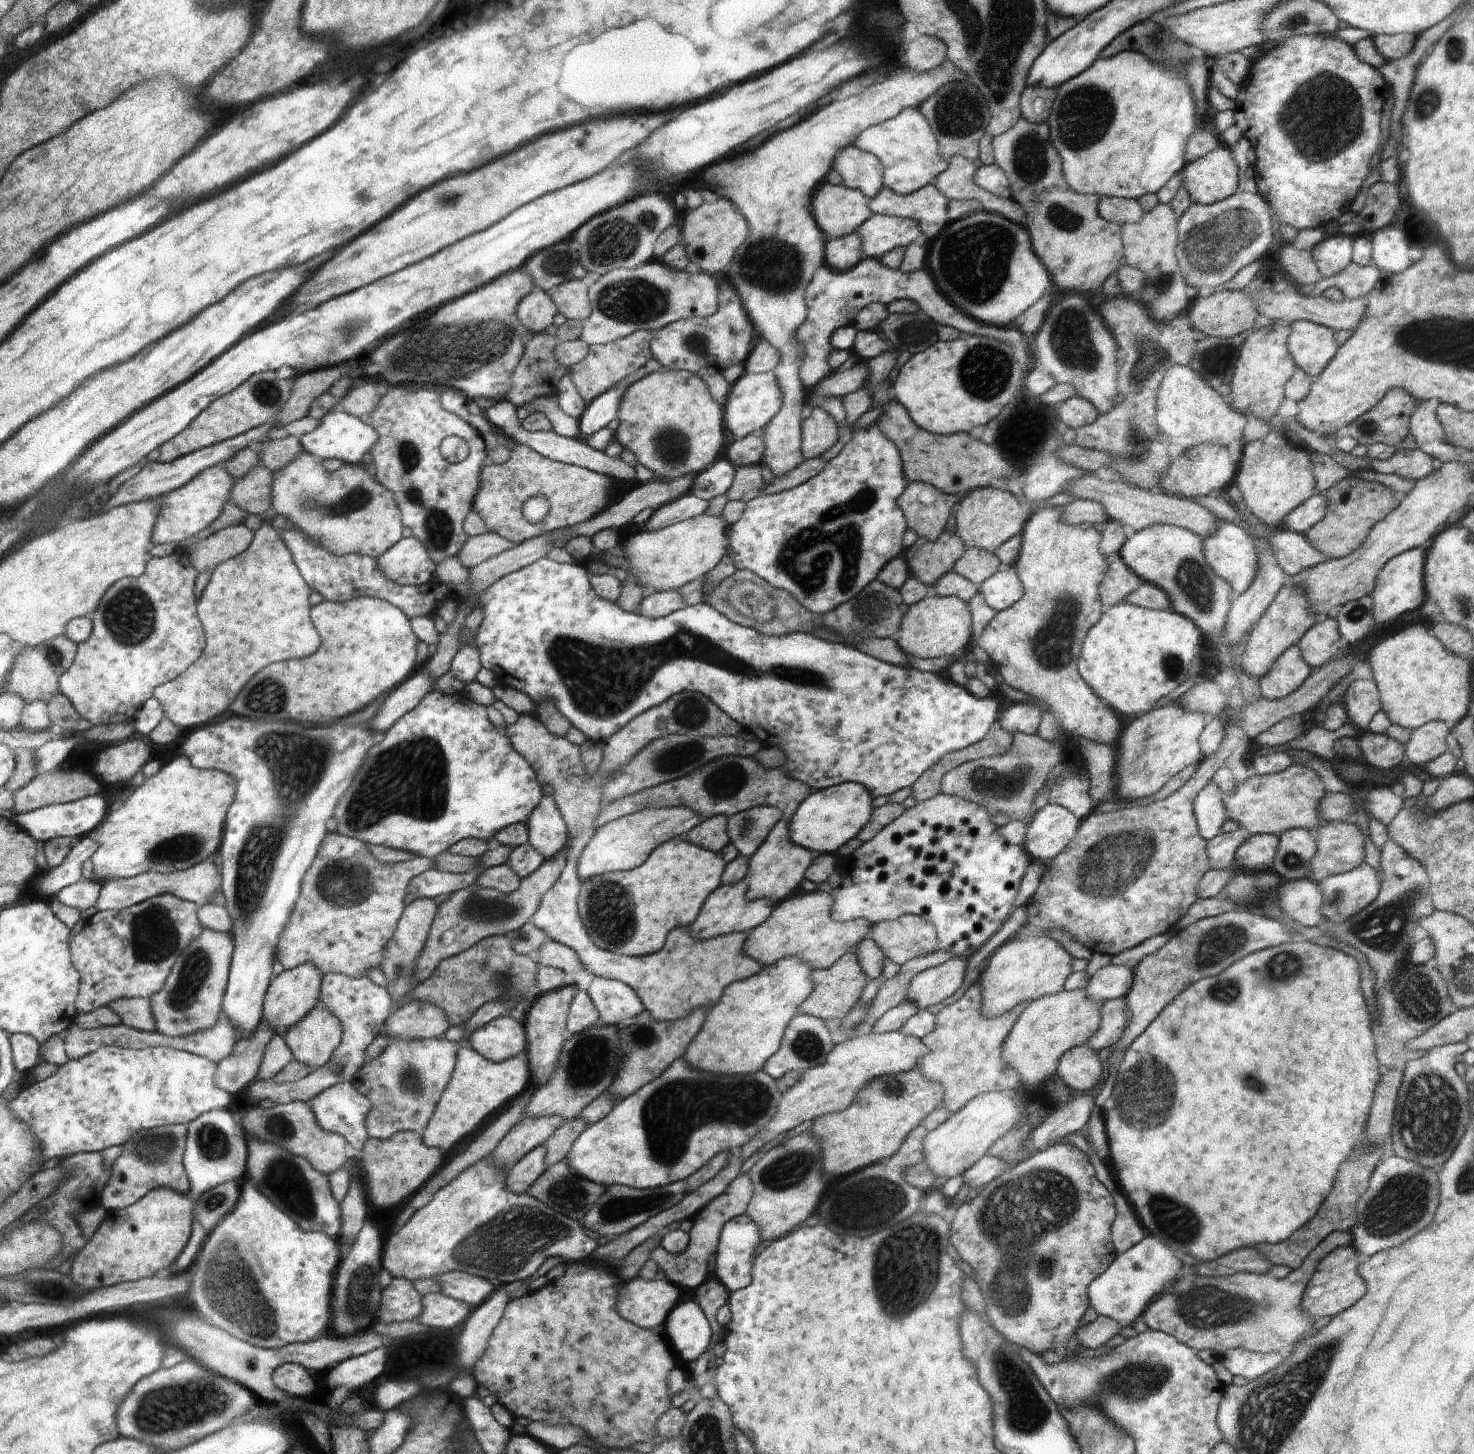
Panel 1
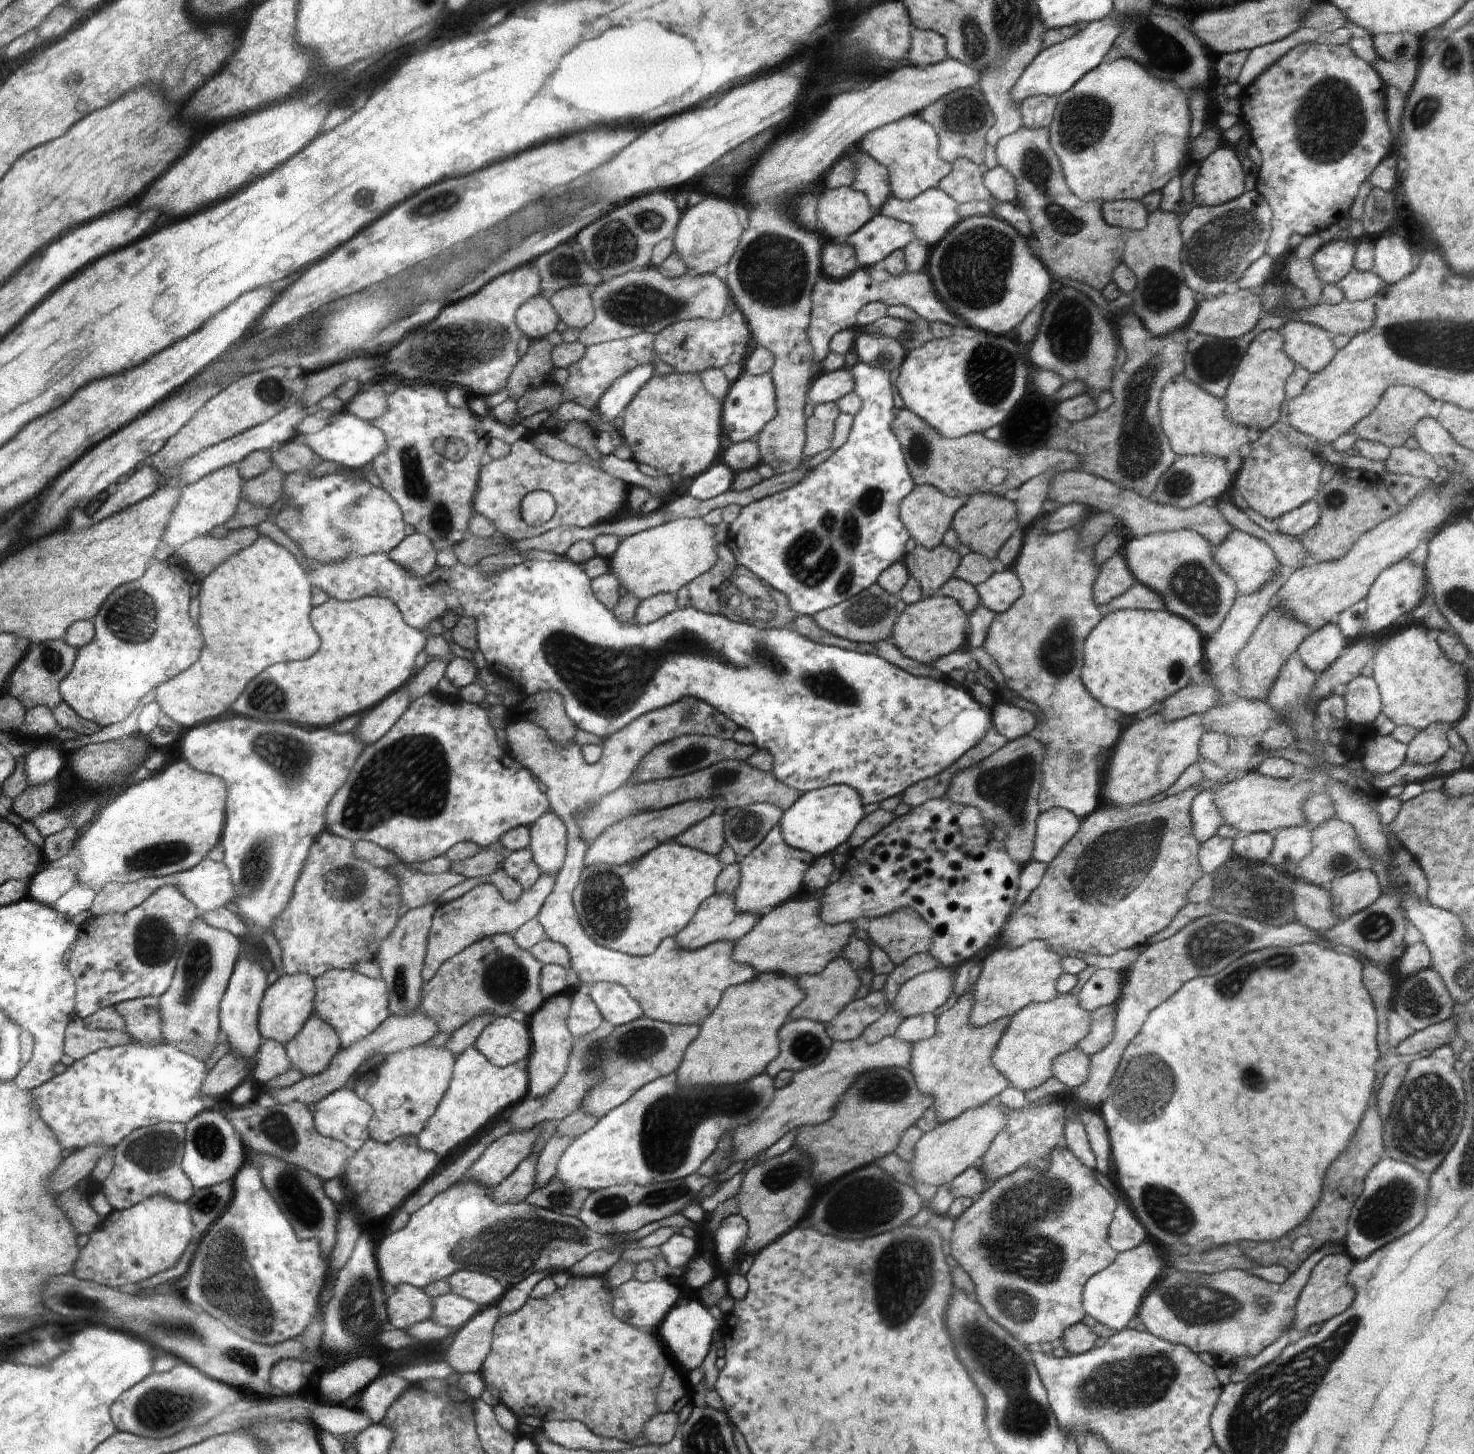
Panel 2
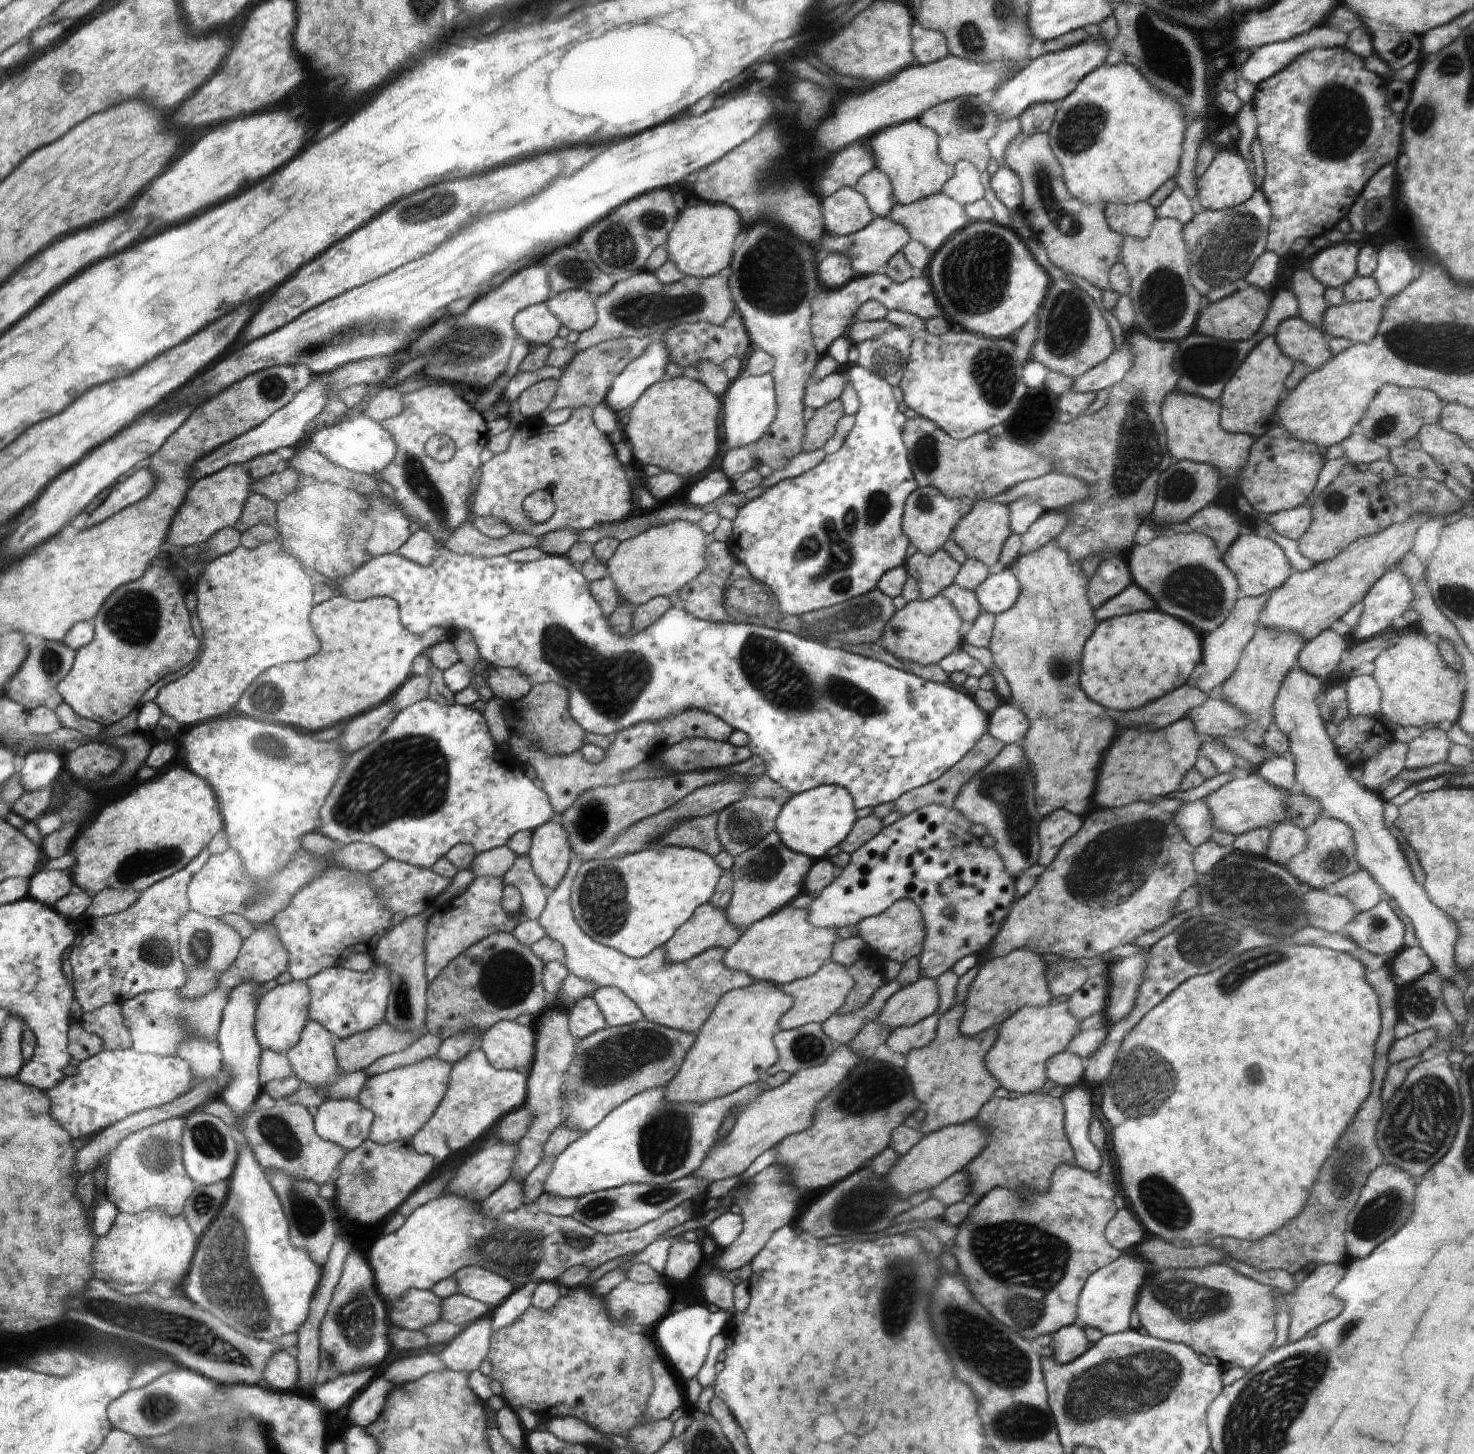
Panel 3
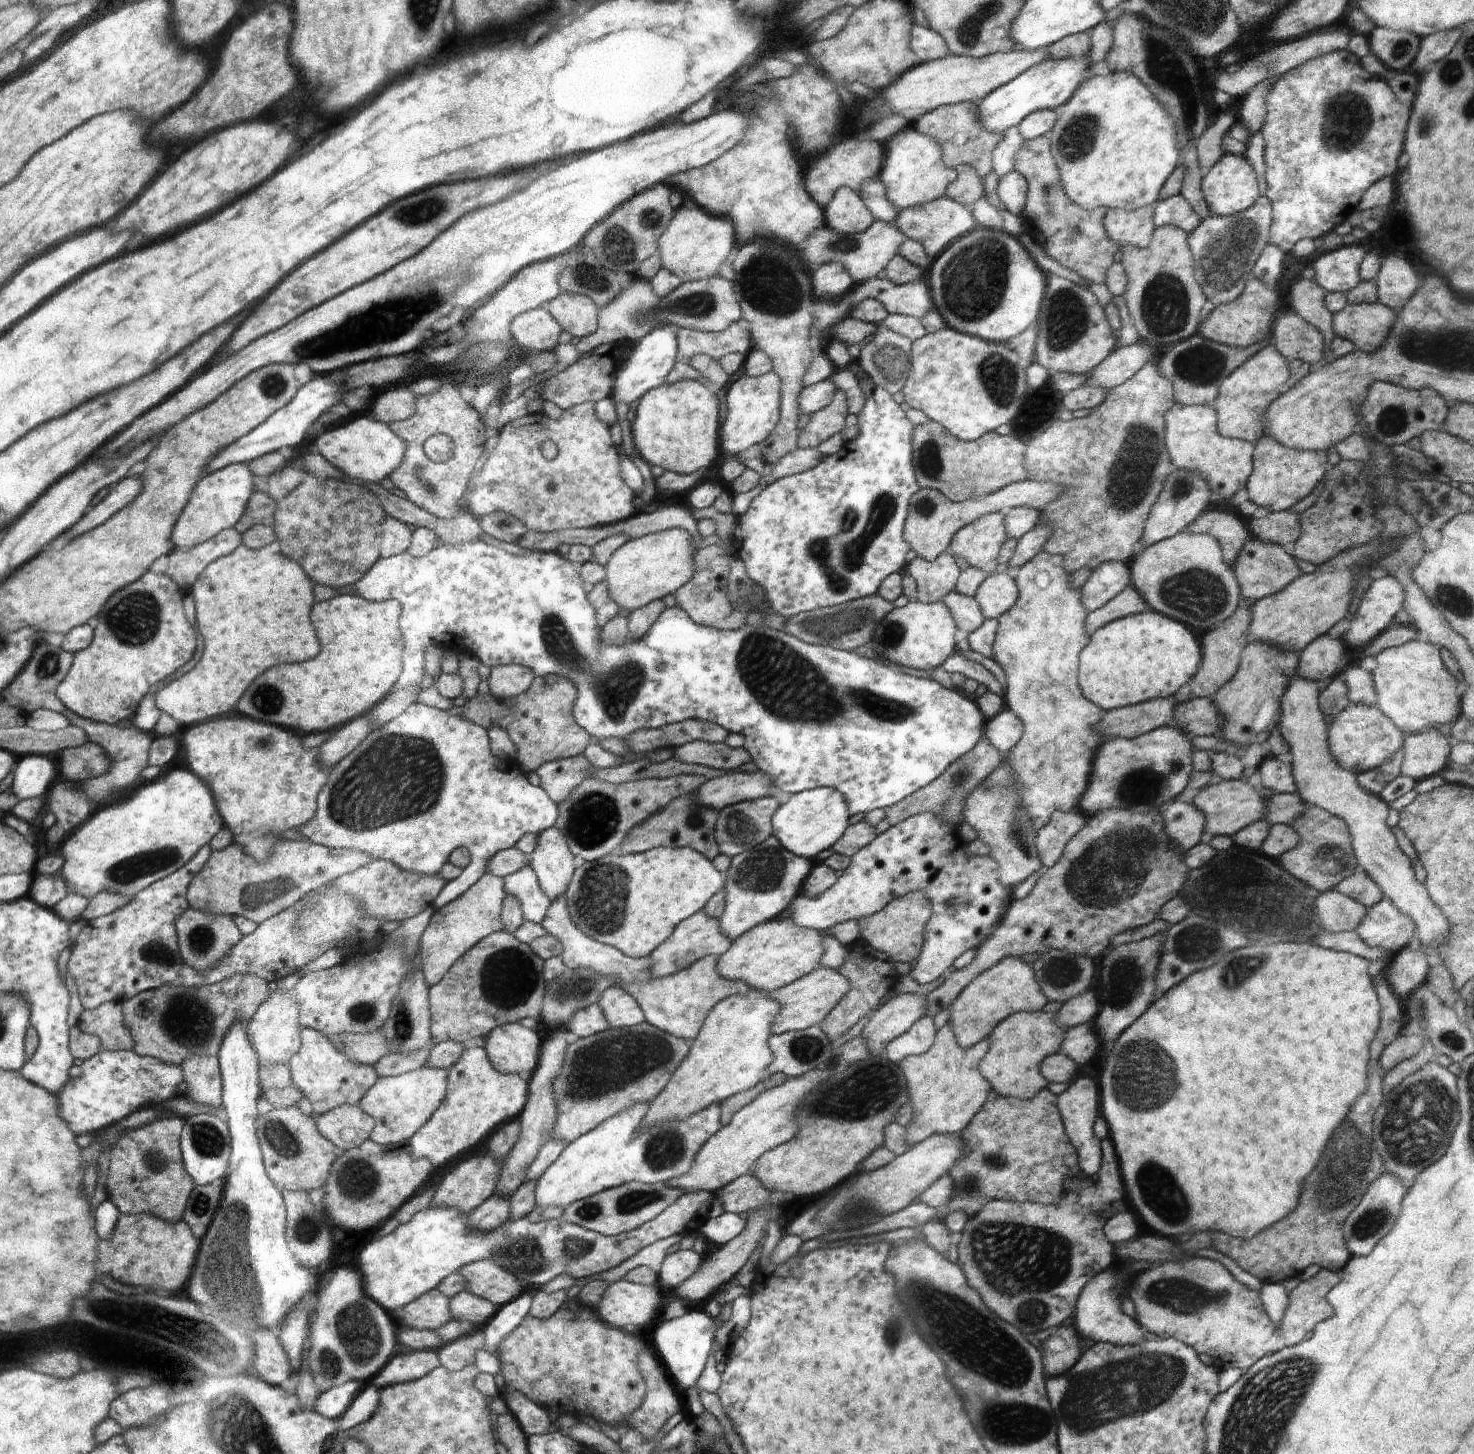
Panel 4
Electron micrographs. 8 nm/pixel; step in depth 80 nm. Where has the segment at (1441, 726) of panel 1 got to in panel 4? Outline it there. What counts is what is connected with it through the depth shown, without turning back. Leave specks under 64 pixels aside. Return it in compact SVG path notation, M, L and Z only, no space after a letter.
M1433 727L1421 733L1405 735L1401 774L1416 782L1438 774L1445 768L1452 742Z

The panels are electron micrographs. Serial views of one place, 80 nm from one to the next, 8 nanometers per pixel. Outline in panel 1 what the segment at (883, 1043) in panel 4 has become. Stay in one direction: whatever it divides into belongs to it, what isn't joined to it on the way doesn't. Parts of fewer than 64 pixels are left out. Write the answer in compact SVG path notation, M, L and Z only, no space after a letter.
M952 958L926 969L912 979L906 999L914 1001L919 1010L946 1000L962 986L966 967L966 960Z

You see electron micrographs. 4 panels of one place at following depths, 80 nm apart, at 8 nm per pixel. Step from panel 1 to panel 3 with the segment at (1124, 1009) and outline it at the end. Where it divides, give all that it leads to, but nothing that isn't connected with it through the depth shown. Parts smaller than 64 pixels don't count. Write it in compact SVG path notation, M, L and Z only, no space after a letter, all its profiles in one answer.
M1104 1012L1086 1017L1080 1025L1080 1032L1068 1043L1066 1051L1085 1059L1100 1048L1109 1033L1110 1022Z

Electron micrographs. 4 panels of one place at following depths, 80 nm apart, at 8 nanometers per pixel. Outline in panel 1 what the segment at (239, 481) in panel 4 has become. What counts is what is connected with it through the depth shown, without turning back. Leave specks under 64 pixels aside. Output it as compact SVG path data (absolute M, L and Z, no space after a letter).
M220 463L215 467L207 468L199 478L192 482L159 496L159 502L163 510L159 512L159 522L155 524L154 544L164 544L165 542L175 542L179 544L182 540L194 538L198 532L204 528L210 528L222 512L228 501L234 496L236 480L233 474Z

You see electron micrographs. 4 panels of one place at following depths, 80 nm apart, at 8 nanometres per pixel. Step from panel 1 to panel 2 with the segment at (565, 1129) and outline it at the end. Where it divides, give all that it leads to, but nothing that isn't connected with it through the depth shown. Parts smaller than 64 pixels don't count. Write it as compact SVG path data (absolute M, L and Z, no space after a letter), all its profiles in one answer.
M556 1132L548 1137L537 1158L537 1184L534 1188L544 1186L555 1175L560 1157L574 1139L570 1135L563 1137Z

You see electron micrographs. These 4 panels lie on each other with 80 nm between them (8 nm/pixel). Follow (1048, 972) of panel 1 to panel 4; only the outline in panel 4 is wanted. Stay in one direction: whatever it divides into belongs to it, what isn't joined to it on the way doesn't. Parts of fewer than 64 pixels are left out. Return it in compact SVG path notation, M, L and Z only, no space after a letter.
M1008 957L975 976L971 983L961 990L954 1000L948 1023L953 1028L958 1044L970 1048L979 1040L988 1038L1007 1016L1018 1011L1042 1011L1047 1002L1047 996L1040 988L1031 964L1018 957Z

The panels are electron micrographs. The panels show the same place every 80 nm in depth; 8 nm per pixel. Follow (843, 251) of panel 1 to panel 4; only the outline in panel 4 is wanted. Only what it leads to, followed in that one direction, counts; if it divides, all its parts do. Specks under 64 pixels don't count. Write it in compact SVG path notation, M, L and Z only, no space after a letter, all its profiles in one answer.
M824 263L814 269L813 275L817 298L827 301L843 297L856 284L847 270L838 263Z

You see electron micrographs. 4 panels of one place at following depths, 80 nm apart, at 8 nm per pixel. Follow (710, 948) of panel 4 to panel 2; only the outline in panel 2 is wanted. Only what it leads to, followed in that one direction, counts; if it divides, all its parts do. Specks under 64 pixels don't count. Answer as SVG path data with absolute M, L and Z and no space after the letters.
M715 893L700 906L691 922L682 931L677 932L675 937L679 942L679 947L692 950L702 948L716 941L729 940L734 944L756 927L760 917L762 916L758 916L753 912L740 912L736 908L734 894Z

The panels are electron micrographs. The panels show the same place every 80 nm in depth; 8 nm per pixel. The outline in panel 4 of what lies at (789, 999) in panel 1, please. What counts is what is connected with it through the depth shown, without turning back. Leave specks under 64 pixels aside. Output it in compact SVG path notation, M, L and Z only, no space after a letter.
M751 988L745 995L732 995L722 1000L703 1024L699 1035L691 1042L690 1054L686 1060L680 1063L674 1074L672 1084L664 1087L654 1099L651 1100L649 1112L643 1121L644 1127L650 1124L662 1122L666 1119L685 1119L702 1111L714 1103L721 1103L726 1098L741 1093L742 1090L761 1085L766 1076L766 1068L770 1067L773 1060L773 1052L769 1040L772 1035L772 1022L780 1015L781 1004L767 995L762 989Z

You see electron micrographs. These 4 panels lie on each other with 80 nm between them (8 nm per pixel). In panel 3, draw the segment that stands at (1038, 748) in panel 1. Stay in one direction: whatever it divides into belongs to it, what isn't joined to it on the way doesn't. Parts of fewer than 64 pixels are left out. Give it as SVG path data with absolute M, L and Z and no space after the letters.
M1019 743L1004 748L970 780L961 786L953 808L964 813L972 824L983 824L987 834L995 838L994 848L1005 862L1012 876L1019 876L1038 860L1040 843L1037 833L1039 821L1035 809L1035 770Z

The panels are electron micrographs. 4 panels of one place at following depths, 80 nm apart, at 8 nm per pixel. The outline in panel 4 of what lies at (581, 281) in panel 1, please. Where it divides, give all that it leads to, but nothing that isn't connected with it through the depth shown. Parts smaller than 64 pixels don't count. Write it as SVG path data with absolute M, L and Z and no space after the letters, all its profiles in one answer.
M562 290L555 299L547 303L546 309L560 325L563 325L565 332L580 339L591 335L598 328L599 306L591 297L581 295L579 292L567 293Z

